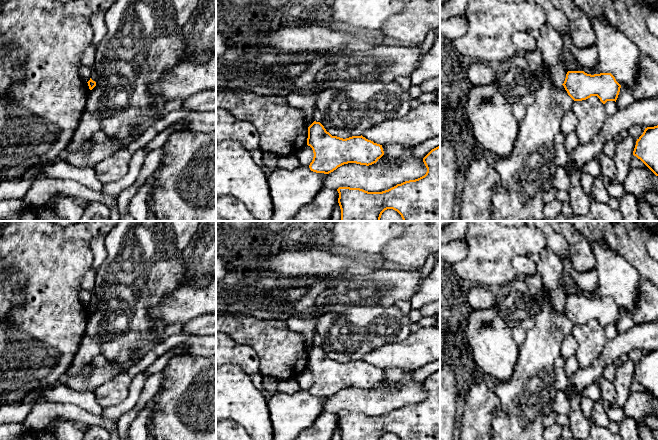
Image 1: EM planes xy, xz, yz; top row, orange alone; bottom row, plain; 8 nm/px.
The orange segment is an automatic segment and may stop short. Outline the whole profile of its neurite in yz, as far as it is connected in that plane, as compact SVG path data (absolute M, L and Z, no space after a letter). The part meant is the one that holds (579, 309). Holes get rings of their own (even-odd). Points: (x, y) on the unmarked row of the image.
M568 295L562 309L574 325L597 320L603 328L616 326L621 312L611 297L591 299L584 295Z

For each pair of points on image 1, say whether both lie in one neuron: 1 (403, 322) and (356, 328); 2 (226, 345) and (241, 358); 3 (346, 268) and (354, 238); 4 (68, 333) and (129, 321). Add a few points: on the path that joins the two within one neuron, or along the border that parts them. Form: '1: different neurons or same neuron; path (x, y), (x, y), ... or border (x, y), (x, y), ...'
1: same neuron; path (391, 325), (368, 327)
2: same neuron; path (230, 349), (237, 354)
3: different neurons; border (356, 254), (361, 256)
4: different neurons; border (90, 314), (85, 332)

